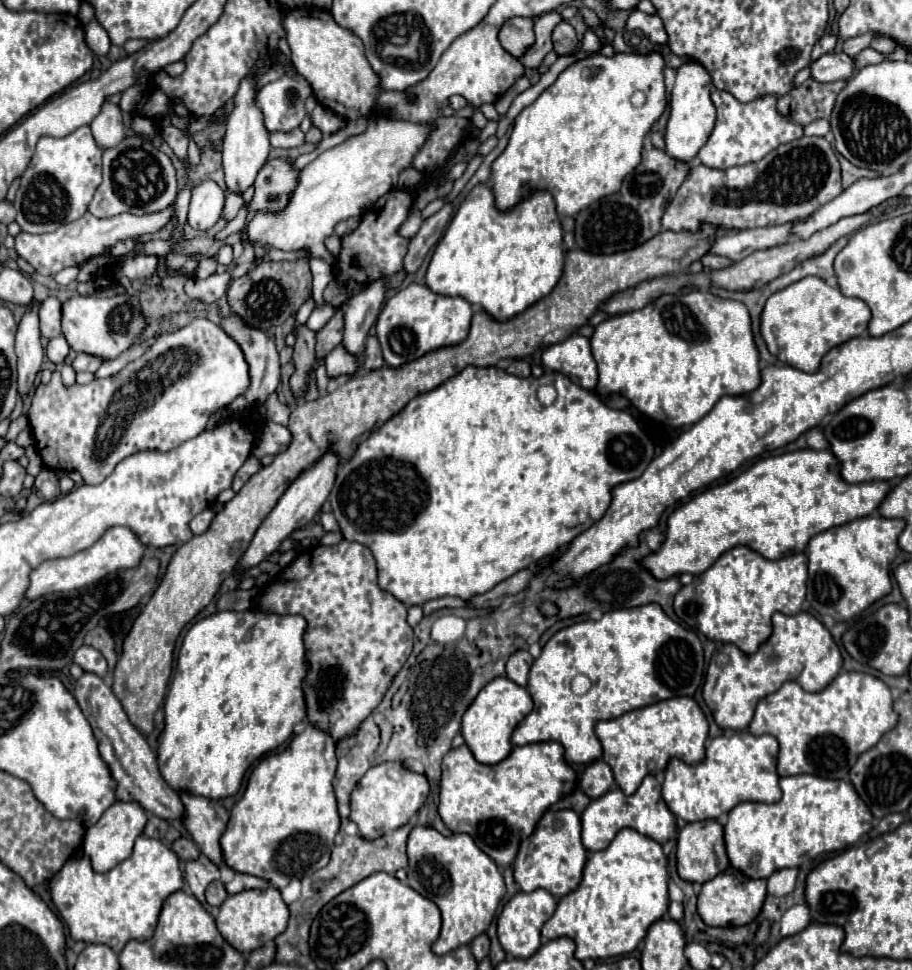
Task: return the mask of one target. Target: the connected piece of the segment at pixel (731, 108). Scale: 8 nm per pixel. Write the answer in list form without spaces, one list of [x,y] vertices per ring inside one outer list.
[[[713,91],[711,101],[717,109],[717,123],[709,141],[697,155],[697,159],[711,169],[727,169],[733,165],[761,161],[779,145],[803,137],[803,127],[777,111],[777,95],[765,95],[749,103],[741,103],[727,91]]]

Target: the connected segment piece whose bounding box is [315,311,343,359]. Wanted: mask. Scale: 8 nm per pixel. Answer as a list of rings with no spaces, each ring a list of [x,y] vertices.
[[[341,311],[321,329],[317,331],[317,343],[315,343],[315,359],[325,359],[333,347],[341,343],[341,331],[343,331],[343,319]]]

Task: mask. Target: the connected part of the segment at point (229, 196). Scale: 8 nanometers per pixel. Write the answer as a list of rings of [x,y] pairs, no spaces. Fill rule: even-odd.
[[[225,193],[225,209],[223,209],[223,217],[225,219],[235,219],[237,211],[243,207],[245,199],[241,197],[241,193]]]

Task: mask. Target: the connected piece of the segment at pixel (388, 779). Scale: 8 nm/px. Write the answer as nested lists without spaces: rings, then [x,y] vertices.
[[[387,761],[371,767],[357,783],[351,795],[351,821],[357,823],[361,837],[377,839],[387,831],[395,831],[407,825],[425,799],[429,797],[429,781],[423,773],[409,771],[401,761]]]

